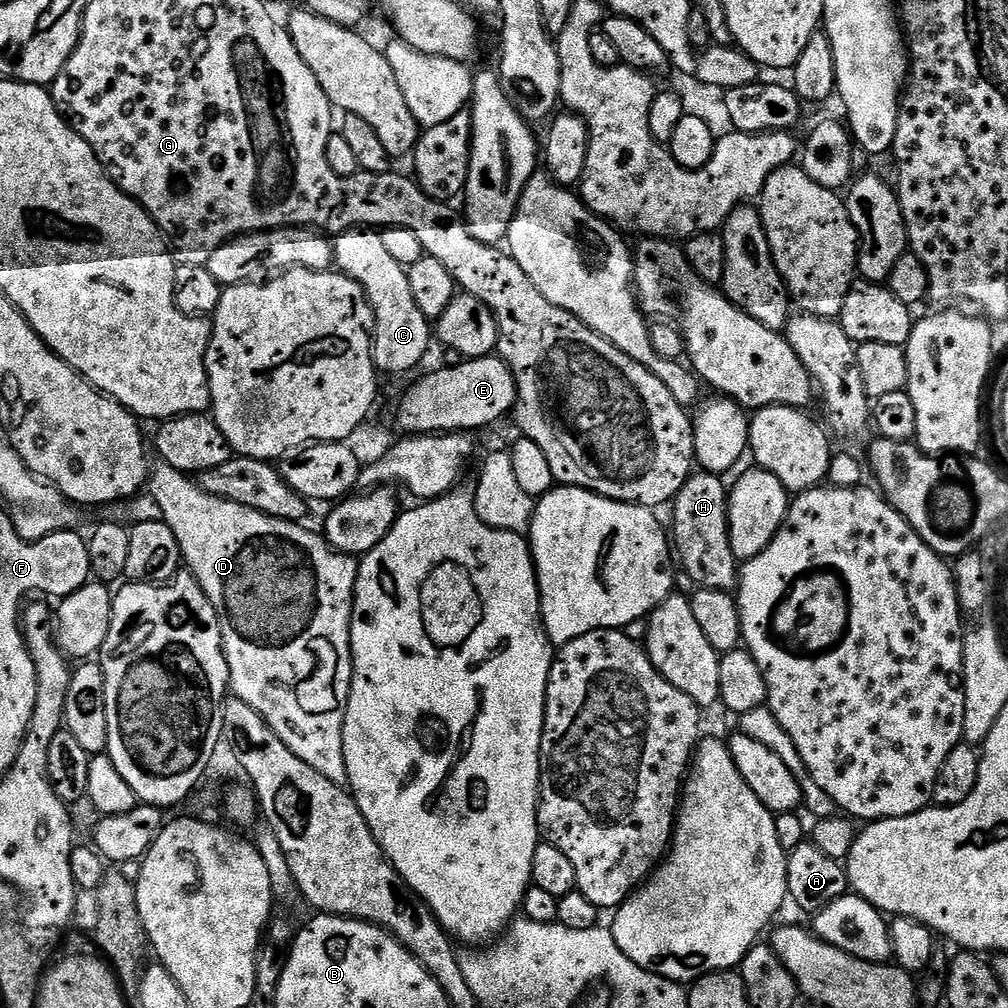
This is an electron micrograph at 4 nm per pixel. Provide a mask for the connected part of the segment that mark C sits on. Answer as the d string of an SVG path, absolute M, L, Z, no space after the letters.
M353 230L339 233L334 240L334 264L345 276L352 277L364 287L372 313L376 319L374 339L372 342L372 357L377 369L384 372L408 372L416 368L424 360L428 347L434 344L433 325L418 310L418 302L414 302L414 293L410 290L410 282L405 265L394 262L394 258L386 251L383 235L376 230Z

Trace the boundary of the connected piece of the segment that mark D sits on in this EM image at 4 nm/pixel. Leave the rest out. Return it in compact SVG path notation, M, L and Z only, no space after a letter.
M157 459L151 465L150 475L146 481L146 492L152 496L140 494L127 503L129 505L126 508L126 516L131 521L129 523L133 525L163 520L170 526L170 530L174 530L174 538L178 538L180 555L187 571L196 579L198 586L202 586L206 598L210 598L210 602L220 619L231 695L246 702L246 706L254 706L254 710L258 710L258 714L262 714L262 718L268 723L270 730L274 730L274 734L278 734L278 738L282 738L282 742L286 742L286 746L290 746L290 750L294 750L294 754L298 754L298 758L302 758L302 762L306 762L306 766L314 766L314 770L318 770L318 774L330 778L330 782L341 786L347 785L348 771L342 750L342 726L346 718L348 695L352 689L352 598L356 590L357 557L337 552L336 549L328 545L327 540L319 531L311 532L310 529L303 528L305 526L303 523L279 520L273 516L262 514L258 510L250 510L238 502L230 502L226 498L218 498L214 494L208 494L206 490L200 488L199 483L191 475L179 472L174 466L170 466L162 459Z

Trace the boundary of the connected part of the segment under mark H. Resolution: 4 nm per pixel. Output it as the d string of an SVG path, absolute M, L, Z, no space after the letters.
M693 471L676 499L671 501L670 532L674 537L674 552L678 557L679 567L680 564L684 567L685 574L693 580L696 588L732 592L738 584L738 561L730 546L730 526L728 525L730 488L722 481L724 480L713 472Z

